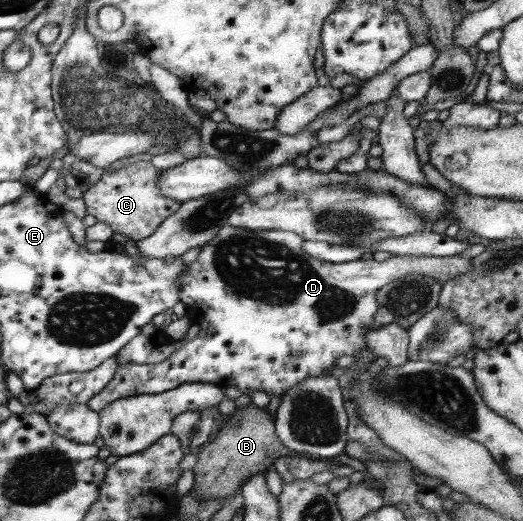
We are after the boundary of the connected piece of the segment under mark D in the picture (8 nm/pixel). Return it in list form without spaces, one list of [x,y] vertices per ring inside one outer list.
[[[223,225],[218,233],[206,244],[201,246],[200,254],[198,258],[191,262],[187,267],[187,272],[181,275],[179,281],[182,283],[182,293],[180,293],[180,302],[187,306],[187,316],[191,319],[191,323],[198,323],[199,331],[195,340],[189,341],[185,346],[180,345],[180,348],[176,352],[172,352],[170,357],[166,358],[166,361],[160,362],[156,365],[143,365],[143,364],[122,364],[118,367],[114,377],[108,382],[108,385],[91,397],[85,404],[96,413],[106,407],[110,402],[120,399],[121,397],[128,397],[138,394],[164,394],[165,391],[175,390],[178,386],[183,383],[213,383],[220,387],[238,387],[247,396],[252,395],[253,391],[264,391],[268,395],[271,393],[277,395],[283,395],[283,393],[305,380],[309,377],[316,376],[330,376],[334,371],[334,364],[336,360],[342,356],[349,355],[354,356],[358,354],[360,350],[366,348],[366,334],[372,330],[372,322],[374,322],[374,314],[378,312],[378,303],[376,301],[376,293],[382,289],[383,286],[389,285],[391,281],[395,279],[402,279],[407,275],[419,275],[431,277],[436,280],[438,284],[444,284],[449,279],[454,279],[459,275],[467,272],[467,269],[471,269],[470,258],[462,258],[458,256],[448,257],[416,257],[416,256],[390,256],[387,260],[376,261],[372,258],[368,260],[356,260],[349,261],[346,263],[330,263],[327,261],[320,261],[309,256],[308,252],[303,248],[305,239],[299,236],[297,233],[282,231],[282,230],[260,230],[252,231],[246,228],[234,227],[233,225]]]

